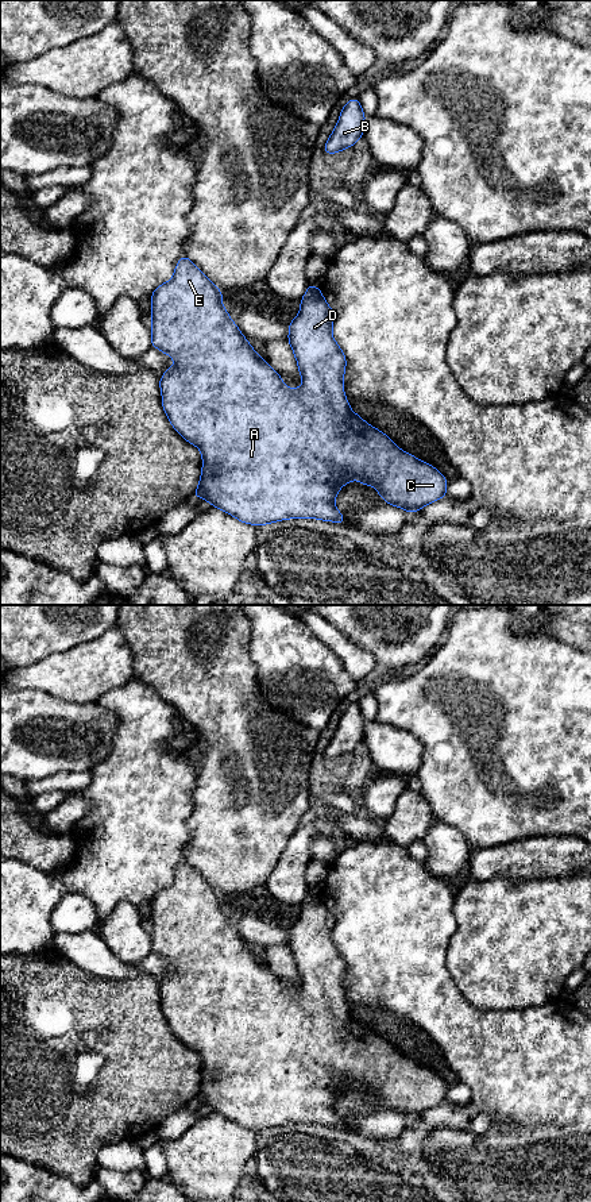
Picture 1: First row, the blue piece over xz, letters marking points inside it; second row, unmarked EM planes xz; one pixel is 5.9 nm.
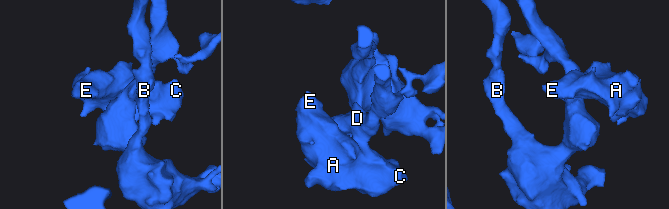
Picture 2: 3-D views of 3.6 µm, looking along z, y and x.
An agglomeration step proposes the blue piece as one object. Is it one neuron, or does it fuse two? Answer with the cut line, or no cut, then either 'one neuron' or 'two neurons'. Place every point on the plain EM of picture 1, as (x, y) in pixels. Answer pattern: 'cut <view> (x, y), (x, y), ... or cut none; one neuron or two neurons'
cut none; one neuron

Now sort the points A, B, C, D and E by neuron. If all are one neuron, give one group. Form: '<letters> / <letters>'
A B C D E

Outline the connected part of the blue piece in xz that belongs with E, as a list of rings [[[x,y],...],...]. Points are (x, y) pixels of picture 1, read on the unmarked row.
[[[184,860],[179,863],[174,881],[170,886],[158,891],[151,899],[151,951],[159,956],[170,960],[175,966],[174,972],[165,975],[163,982],[159,985],[162,997],[162,1012],[173,1030],[173,1033],[189,1048],[200,1053],[202,1059],[202,1076],[198,1093],[193,1102],[201,1102],[235,1124],[251,1129],[263,1130],[274,1126],[282,1126],[285,1124],[320,1124],[324,1126],[335,1126],[345,1129],[344,1121],[336,1114],[335,1103],[340,1093],[352,1085],[358,1085],[363,1090],[375,1091],[379,1101],[390,1110],[405,1114],[407,1118],[420,1117],[420,1114],[430,1107],[447,1101],[447,1083],[433,1071],[417,1064],[416,1062],[398,1053],[393,1045],[376,1035],[368,1030],[359,1020],[354,1018],[349,1013],[348,1005],[343,997],[344,994],[344,976],[345,976],[345,960],[340,955],[339,949],[332,941],[332,931],[335,918],[322,902],[321,895],[309,890],[305,901],[300,906],[301,914],[297,922],[289,928],[289,943],[294,962],[298,968],[300,981],[304,990],[297,994],[289,994],[279,979],[250,951],[248,945],[243,941],[237,931],[232,926],[228,917],[221,909],[221,895],[196,871],[192,866]]]

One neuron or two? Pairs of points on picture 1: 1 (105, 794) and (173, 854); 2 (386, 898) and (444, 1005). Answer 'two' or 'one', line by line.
1: one
2: one

